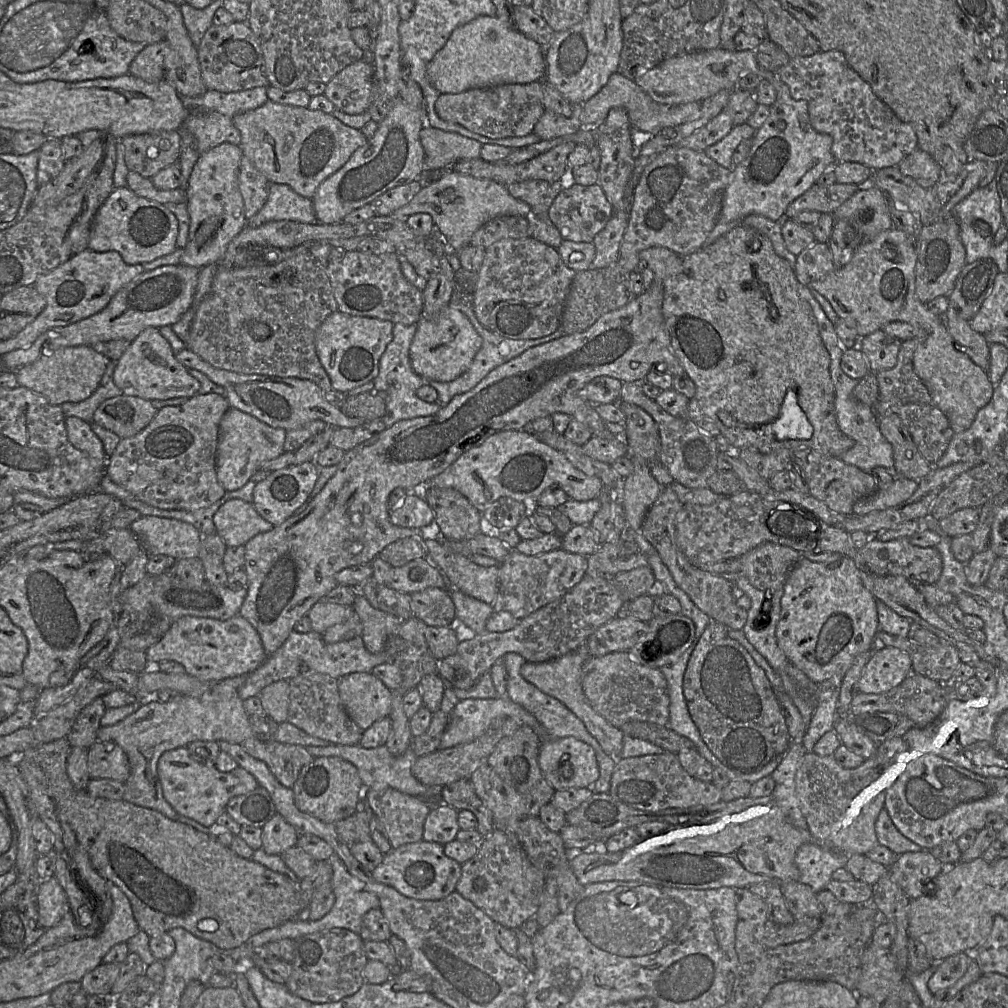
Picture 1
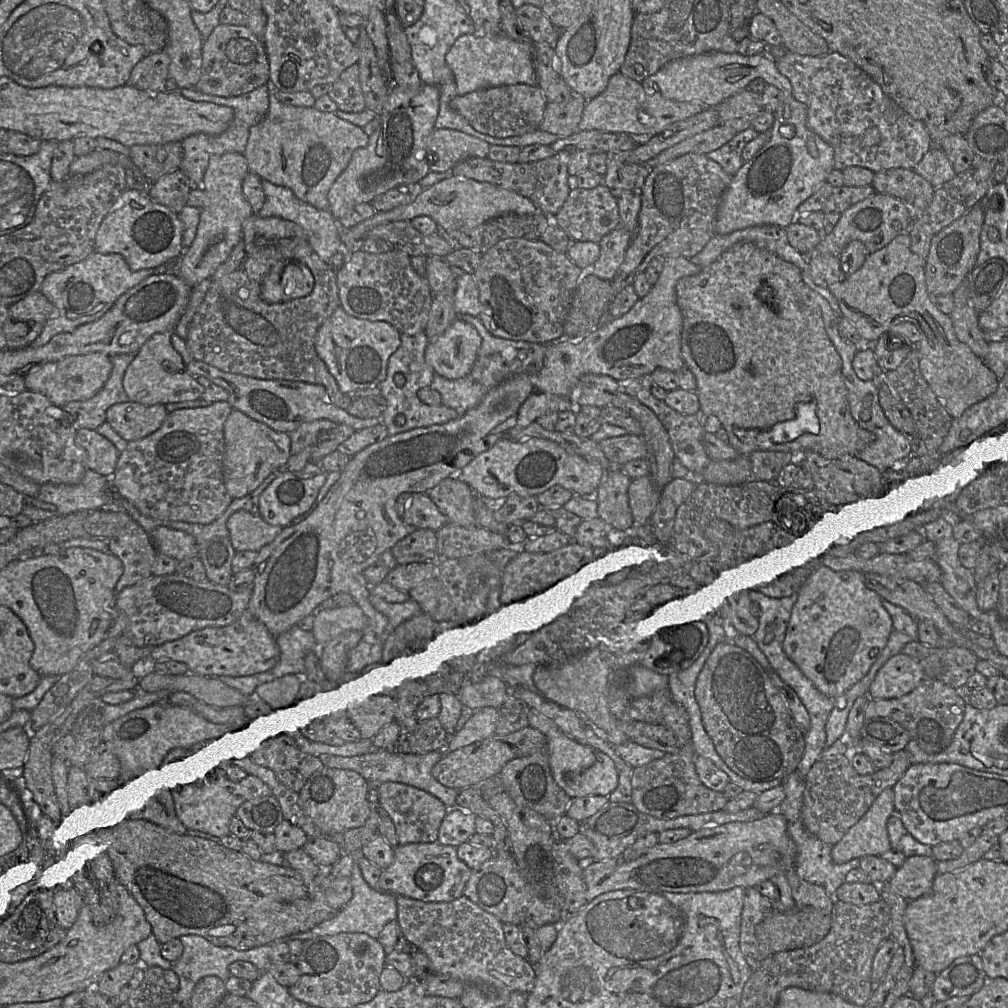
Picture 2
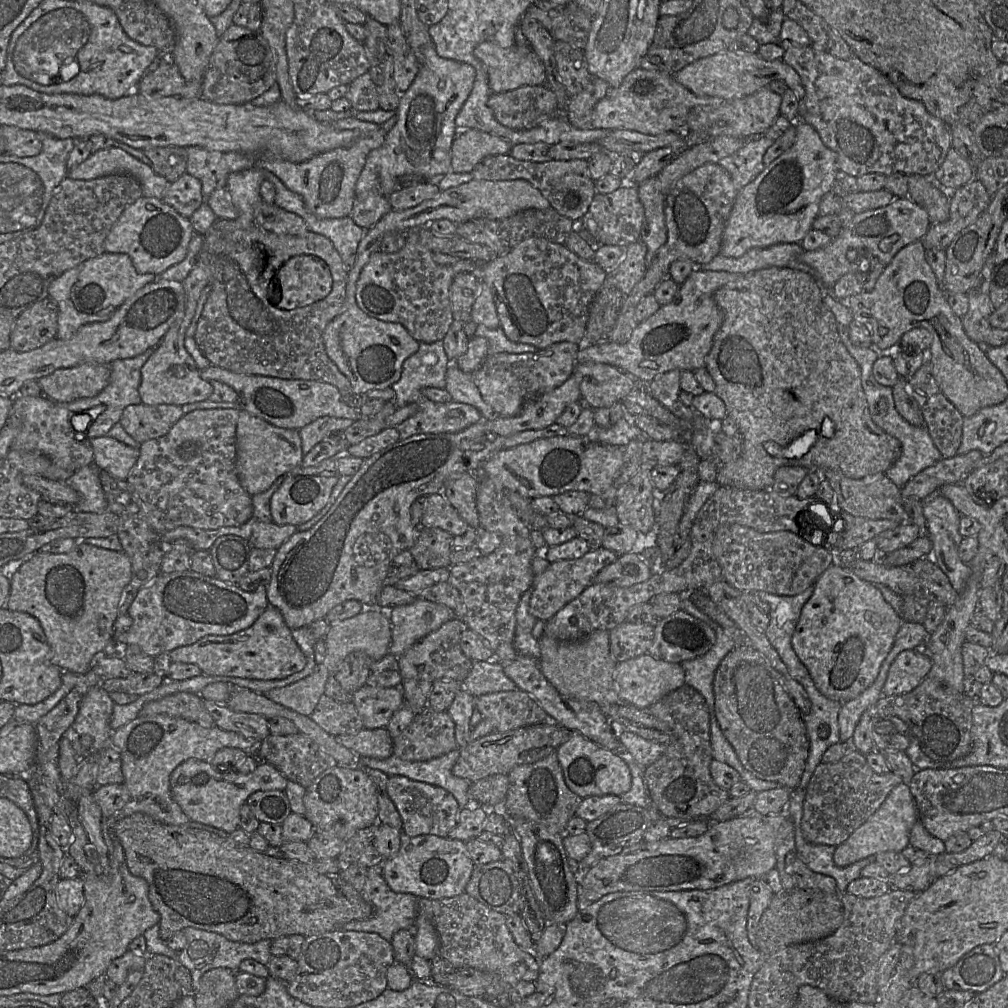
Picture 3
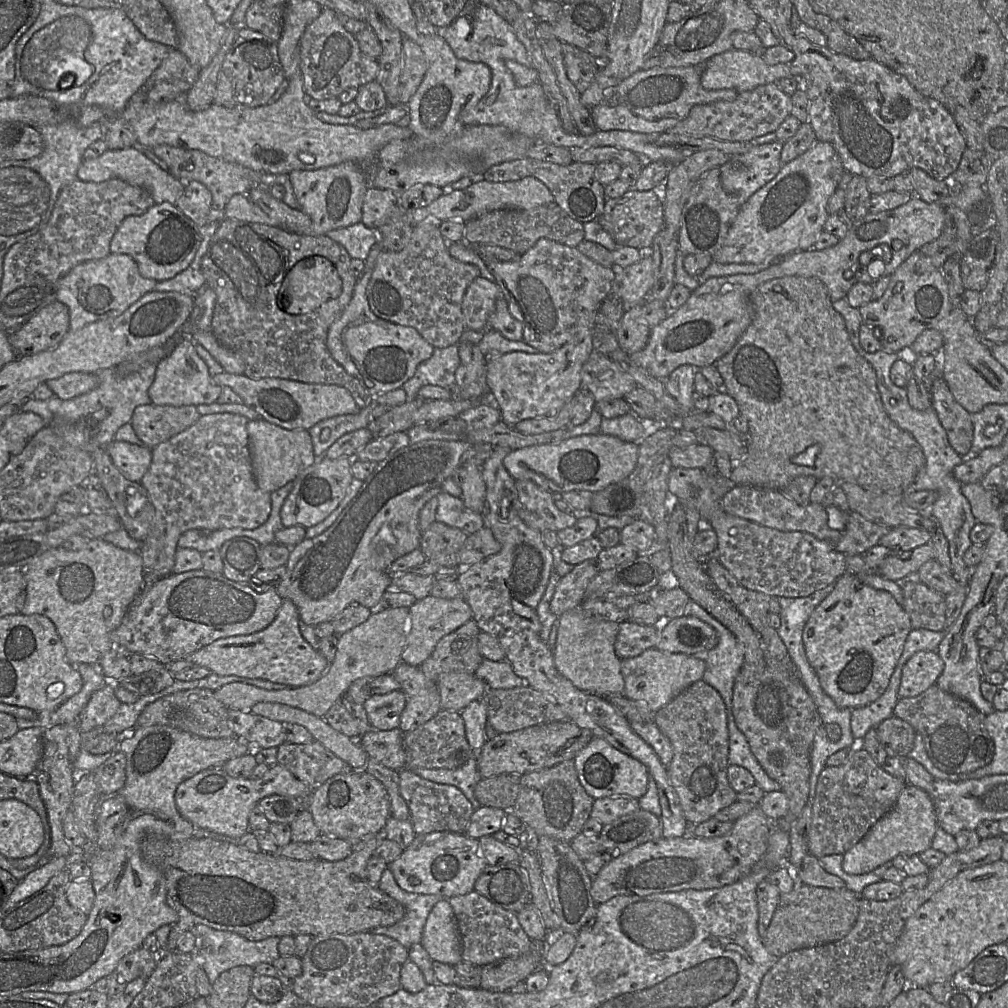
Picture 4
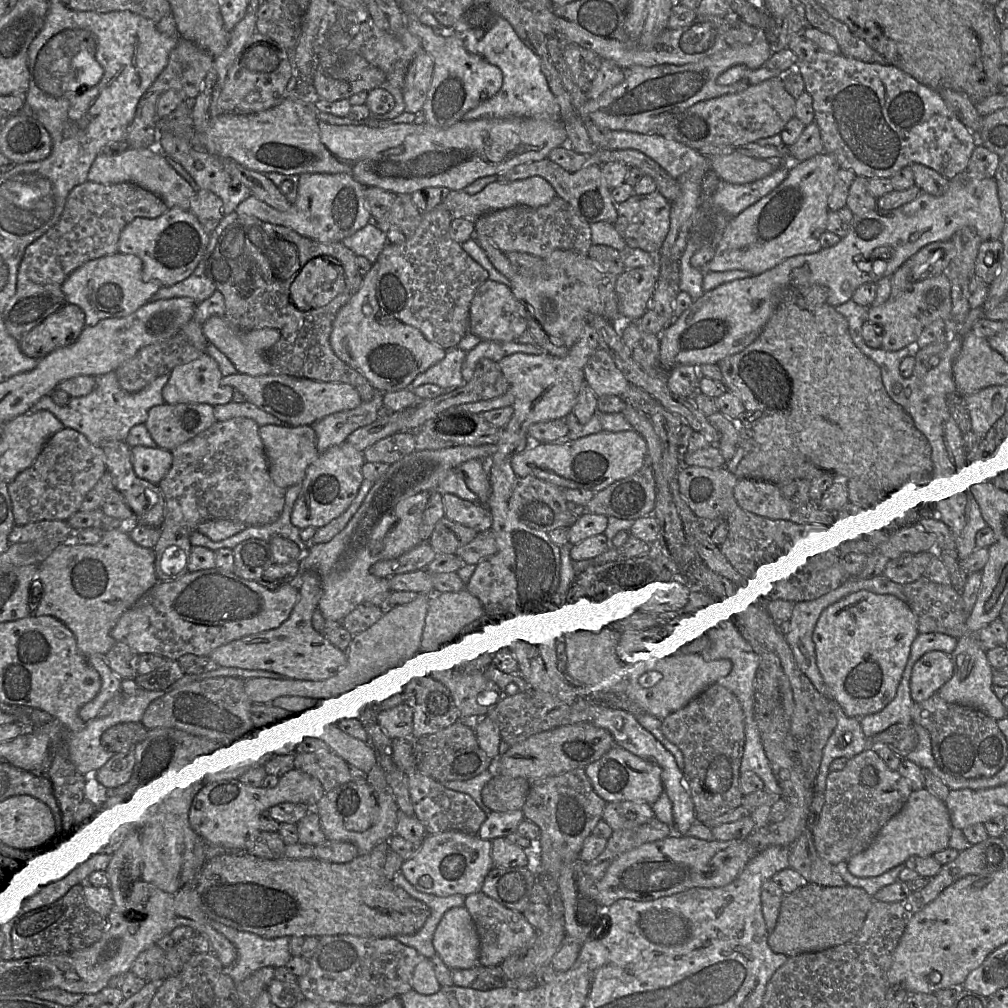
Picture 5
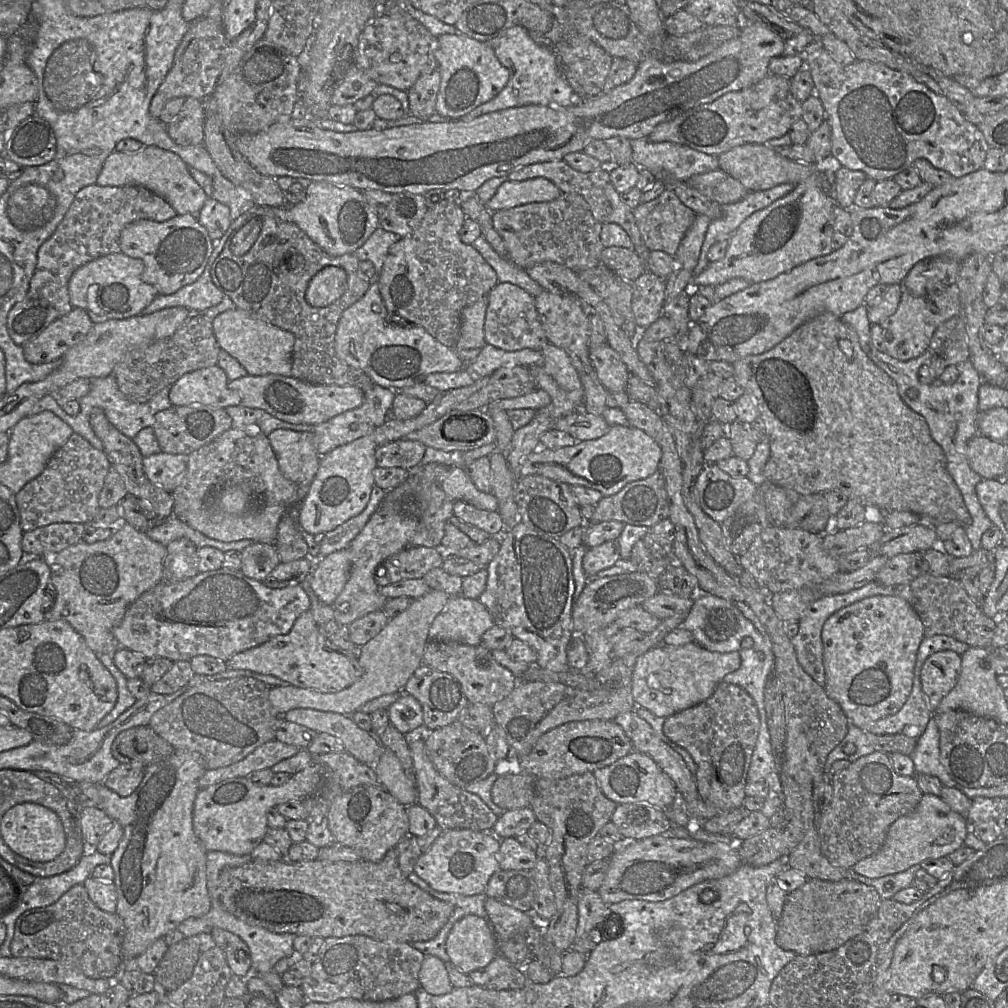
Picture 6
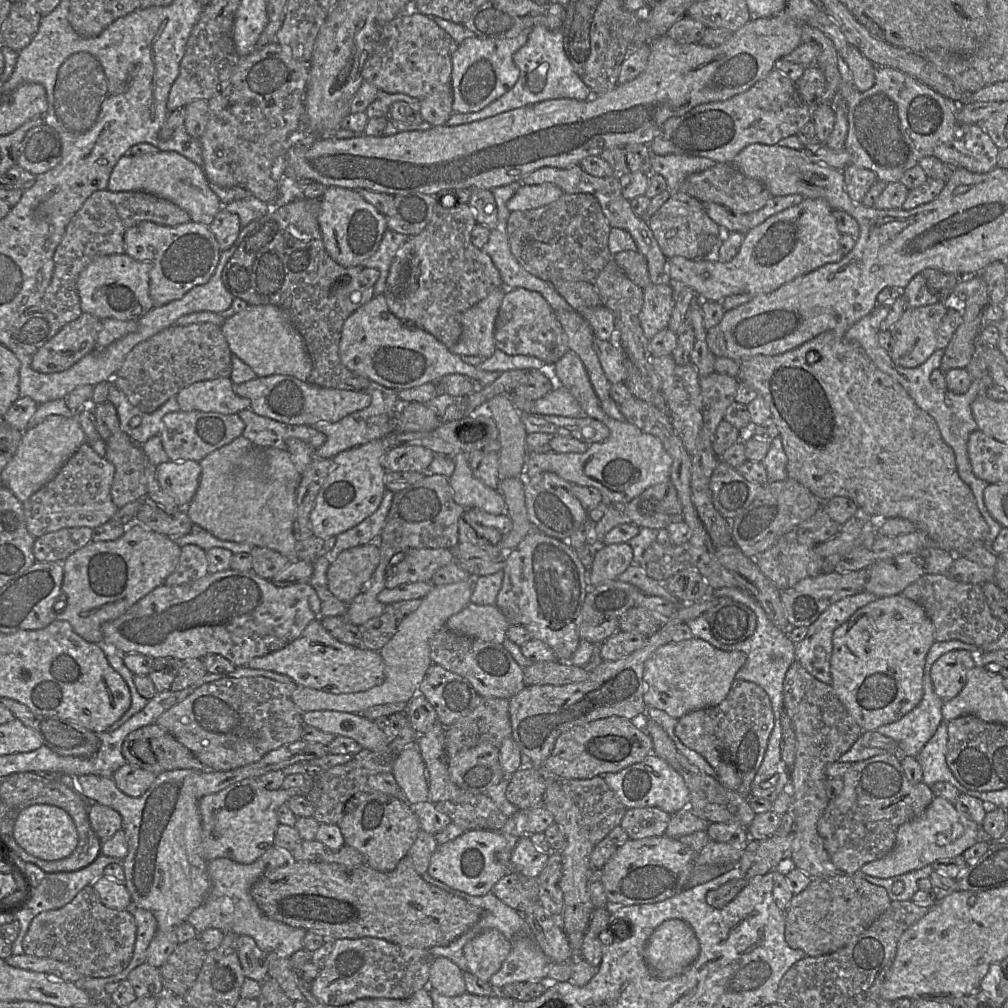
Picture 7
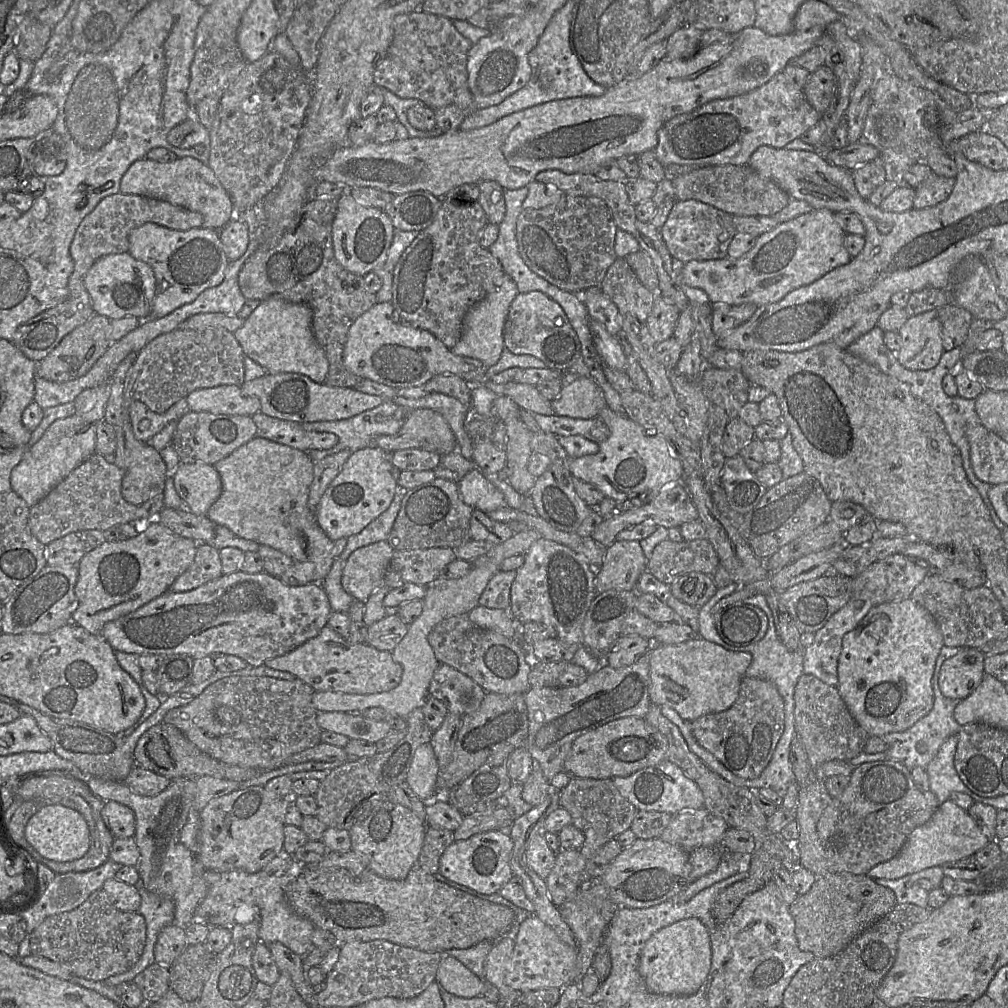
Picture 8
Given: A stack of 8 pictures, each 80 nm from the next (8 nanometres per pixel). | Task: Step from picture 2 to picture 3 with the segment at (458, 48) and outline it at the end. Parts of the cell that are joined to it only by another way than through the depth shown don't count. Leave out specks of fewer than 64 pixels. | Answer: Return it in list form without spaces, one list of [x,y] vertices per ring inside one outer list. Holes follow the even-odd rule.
[[[484,41],[477,45],[474,55],[485,67],[488,87],[494,93],[546,84],[545,67],[533,50],[520,52],[516,45],[502,48]]]

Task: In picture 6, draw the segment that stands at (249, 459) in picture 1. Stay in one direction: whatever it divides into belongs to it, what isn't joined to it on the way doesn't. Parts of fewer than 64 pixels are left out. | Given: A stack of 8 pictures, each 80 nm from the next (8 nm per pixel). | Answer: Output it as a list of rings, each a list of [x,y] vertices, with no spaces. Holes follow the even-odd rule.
[[[278,429],[268,435],[284,477],[298,485],[310,485],[320,462],[313,432]]]

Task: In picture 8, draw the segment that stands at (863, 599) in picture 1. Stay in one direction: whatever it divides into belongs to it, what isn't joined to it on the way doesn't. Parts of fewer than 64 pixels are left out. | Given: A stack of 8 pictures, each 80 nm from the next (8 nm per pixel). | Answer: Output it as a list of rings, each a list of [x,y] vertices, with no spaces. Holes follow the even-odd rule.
[[[910,598],[871,606],[858,625],[844,635],[836,689],[853,718],[869,736],[903,732],[930,712],[934,703],[932,679],[943,646],[943,636],[932,615]]]

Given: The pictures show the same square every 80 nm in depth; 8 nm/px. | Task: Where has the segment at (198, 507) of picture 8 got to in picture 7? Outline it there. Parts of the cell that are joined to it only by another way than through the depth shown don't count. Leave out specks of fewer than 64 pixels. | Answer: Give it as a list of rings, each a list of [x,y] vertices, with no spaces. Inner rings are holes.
[[[169,460],[155,467],[160,487],[170,494],[181,508],[189,505],[200,484],[202,474],[200,463],[193,460]]]

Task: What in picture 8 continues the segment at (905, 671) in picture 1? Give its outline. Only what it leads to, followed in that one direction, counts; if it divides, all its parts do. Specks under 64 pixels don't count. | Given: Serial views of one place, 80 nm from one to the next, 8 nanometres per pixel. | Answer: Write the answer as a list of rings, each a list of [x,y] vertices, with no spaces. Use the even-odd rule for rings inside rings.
[[[964,648],[946,659],[937,676],[941,693],[954,700],[968,697],[985,675],[985,658],[986,654],[978,648]]]

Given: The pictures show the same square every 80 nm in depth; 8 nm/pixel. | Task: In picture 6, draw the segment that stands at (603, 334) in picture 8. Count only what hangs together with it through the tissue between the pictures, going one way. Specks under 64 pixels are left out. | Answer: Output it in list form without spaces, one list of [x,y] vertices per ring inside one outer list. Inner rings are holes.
[[[606,342],[591,349],[590,358],[598,379],[607,391],[624,391],[629,370],[620,355]]]

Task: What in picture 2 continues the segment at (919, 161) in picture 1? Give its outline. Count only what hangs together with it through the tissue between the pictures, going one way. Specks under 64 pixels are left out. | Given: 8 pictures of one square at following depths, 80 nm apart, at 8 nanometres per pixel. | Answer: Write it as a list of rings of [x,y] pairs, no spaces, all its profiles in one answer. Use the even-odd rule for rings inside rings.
[[[937,147],[931,148],[912,170],[927,180],[934,189],[957,175],[945,153]]]

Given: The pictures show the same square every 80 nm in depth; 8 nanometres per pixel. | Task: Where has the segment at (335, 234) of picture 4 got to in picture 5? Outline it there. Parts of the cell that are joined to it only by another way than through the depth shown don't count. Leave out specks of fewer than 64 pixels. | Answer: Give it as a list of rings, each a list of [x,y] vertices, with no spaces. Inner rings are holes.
[[[370,222],[353,235],[344,238],[342,244],[351,249],[356,256],[363,256],[375,263],[389,243],[386,234],[374,222]]]

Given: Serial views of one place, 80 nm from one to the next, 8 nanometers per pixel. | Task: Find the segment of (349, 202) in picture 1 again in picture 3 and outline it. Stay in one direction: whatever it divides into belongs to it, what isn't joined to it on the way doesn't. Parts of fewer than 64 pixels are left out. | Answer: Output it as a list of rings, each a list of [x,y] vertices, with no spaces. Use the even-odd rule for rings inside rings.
[[[433,42],[427,43],[419,50],[419,63],[420,70],[415,80],[399,97],[395,124],[385,133],[383,144],[367,155],[355,185],[356,200],[365,199],[372,194],[388,196],[395,189],[408,184],[408,181],[427,181],[435,175],[451,171],[451,147],[457,132],[460,131],[455,119],[472,92],[476,69],[471,64],[439,56]]]

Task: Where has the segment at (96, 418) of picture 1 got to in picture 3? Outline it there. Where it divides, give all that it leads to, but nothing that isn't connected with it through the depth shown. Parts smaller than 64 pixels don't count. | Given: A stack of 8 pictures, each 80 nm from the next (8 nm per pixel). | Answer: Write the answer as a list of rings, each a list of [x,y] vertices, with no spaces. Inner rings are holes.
[[[140,403],[127,406],[119,424],[134,440],[141,443],[166,435],[184,414],[178,405]]]

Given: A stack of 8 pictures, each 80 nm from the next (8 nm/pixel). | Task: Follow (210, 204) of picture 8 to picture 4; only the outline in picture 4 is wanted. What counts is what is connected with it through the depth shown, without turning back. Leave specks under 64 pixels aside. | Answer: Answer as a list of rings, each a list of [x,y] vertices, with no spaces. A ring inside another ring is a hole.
[[[134,148],[108,149],[97,157],[84,159],[78,169],[77,176],[81,180],[94,182],[102,182],[112,178],[123,179],[146,189],[156,203],[169,202],[175,205],[184,190],[184,184],[176,177]]]

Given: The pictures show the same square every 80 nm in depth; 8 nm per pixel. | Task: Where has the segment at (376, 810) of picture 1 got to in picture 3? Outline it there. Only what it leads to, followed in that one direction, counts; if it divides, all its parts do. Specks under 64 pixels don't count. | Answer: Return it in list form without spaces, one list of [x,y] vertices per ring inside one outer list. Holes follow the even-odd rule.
[[[390,776],[387,794],[394,803],[402,820],[402,833],[407,837],[436,835],[447,837],[458,822],[461,812],[455,797],[443,788],[419,782],[405,776]]]

